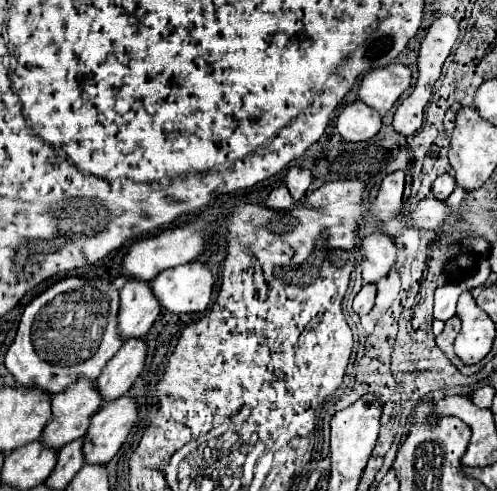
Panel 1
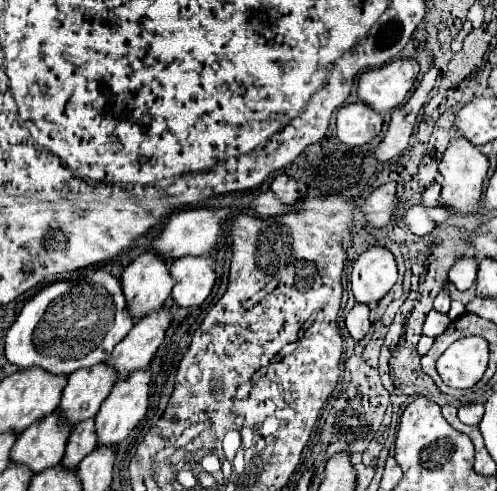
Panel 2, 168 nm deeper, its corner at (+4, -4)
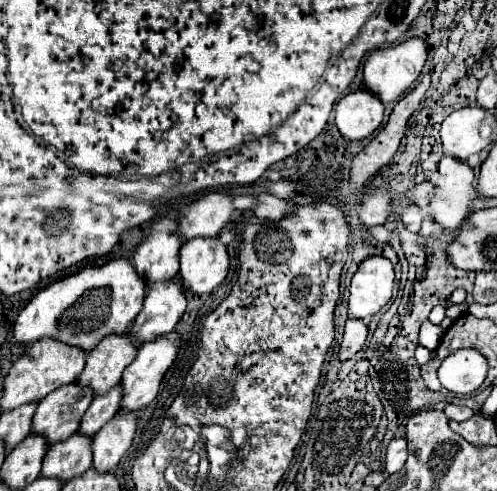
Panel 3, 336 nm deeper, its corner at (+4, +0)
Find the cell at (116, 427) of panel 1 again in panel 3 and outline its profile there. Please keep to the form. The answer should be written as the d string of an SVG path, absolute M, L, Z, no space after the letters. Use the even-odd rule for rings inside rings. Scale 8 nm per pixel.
M170 333L166 337L158 337L156 341L152 343L144 343L140 349L138 349L138 355L136 359L124 369L122 373L122 401L120 401L120 413L128 415L128 413L136 413L140 411L142 407L146 407L156 395L158 395L158 389L160 389L160 381L164 377L164 373L172 367L174 359L176 359L176 351L180 347L180 337L176 333Z

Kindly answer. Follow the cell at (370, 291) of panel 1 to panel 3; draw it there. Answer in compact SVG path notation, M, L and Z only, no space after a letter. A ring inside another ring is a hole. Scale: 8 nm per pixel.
M348 319L344 327L344 339L340 345L340 361L350 359L356 351L360 351L368 337L368 325L362 319Z

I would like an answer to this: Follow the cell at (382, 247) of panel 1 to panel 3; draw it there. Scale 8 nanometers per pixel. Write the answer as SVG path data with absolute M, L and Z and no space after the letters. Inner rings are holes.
M382 255L366 257L350 283L350 317L368 319L378 313L392 297L394 287L394 265Z

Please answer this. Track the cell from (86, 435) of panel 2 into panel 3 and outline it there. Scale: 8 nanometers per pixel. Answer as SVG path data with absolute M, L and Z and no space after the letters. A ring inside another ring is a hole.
M116 385L112 391L108 391L108 395L100 395L100 397L92 399L88 411L82 417L78 433L86 435L86 437L96 435L116 415L118 407L120 407L120 385Z

